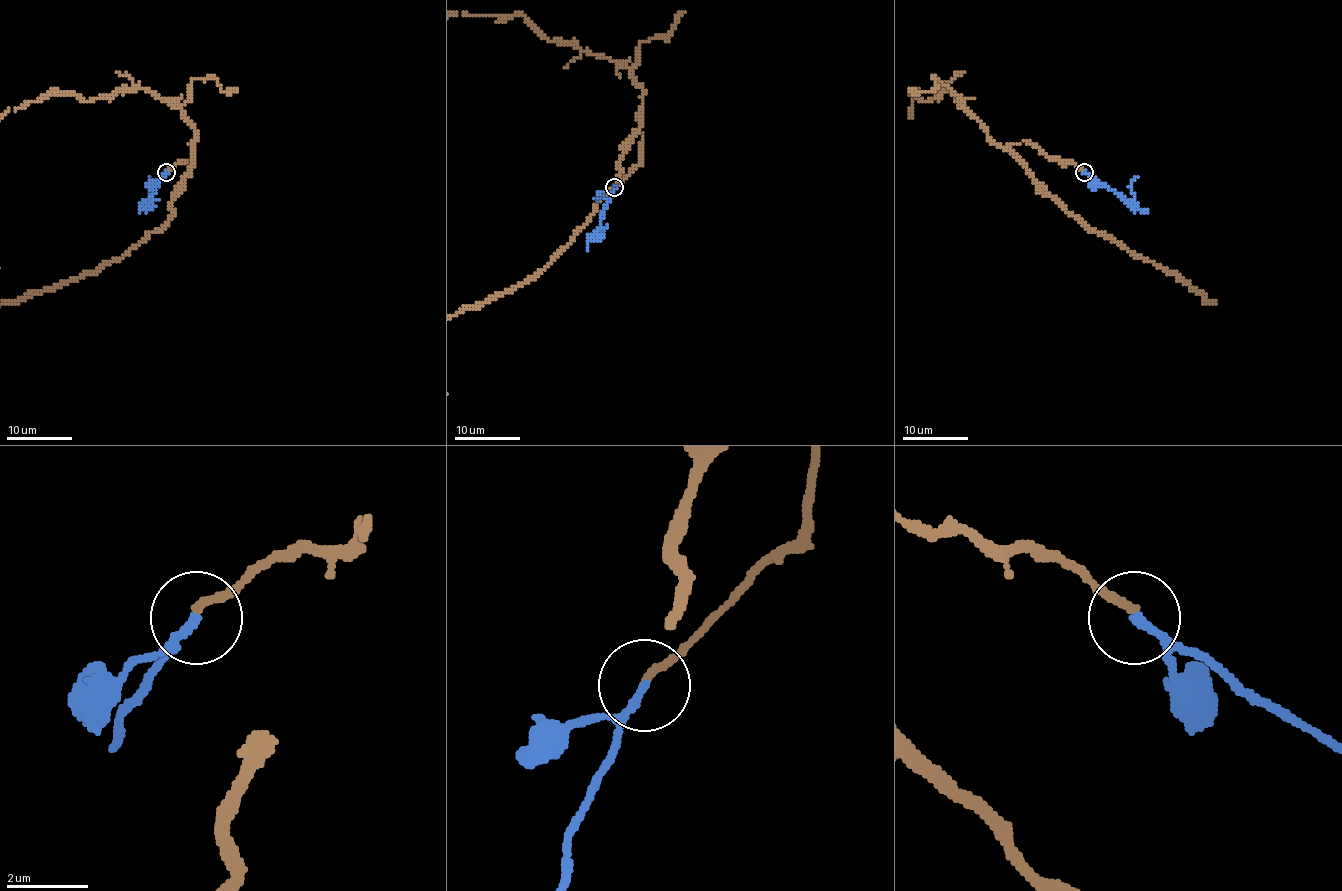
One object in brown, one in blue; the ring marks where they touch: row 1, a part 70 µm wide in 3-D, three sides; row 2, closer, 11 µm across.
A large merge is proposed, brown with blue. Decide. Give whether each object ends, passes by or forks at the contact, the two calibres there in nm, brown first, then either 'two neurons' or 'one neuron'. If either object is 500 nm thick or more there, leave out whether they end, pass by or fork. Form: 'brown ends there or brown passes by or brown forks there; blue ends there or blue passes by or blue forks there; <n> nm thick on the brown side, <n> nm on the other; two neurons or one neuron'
brown ends there; blue ends there; 190 nm thick on the brown side, 200 nm on the other; one neuron

